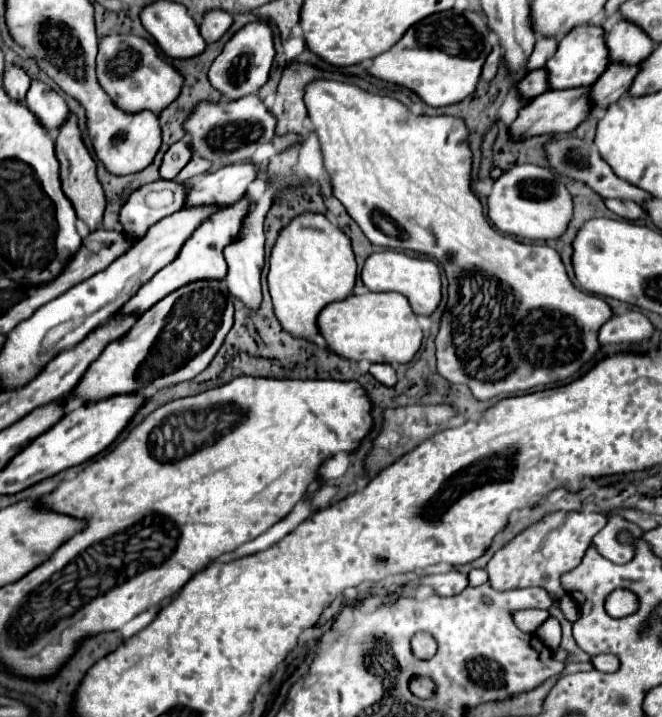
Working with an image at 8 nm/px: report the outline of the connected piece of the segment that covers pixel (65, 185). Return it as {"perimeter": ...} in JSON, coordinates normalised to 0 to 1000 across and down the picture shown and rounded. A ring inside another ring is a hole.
{"perimeter":[[[112,158],[103,160],[103,166],[91,174],[88,188],[85,188],[85,222],[91,227],[91,252],[94,252],[94,266],[100,269],[100,275],[109,280],[115,300],[142,322],[145,314],[154,308],[157,300],[157,289],[160,289],[160,278],[157,278],[157,266],[154,258],[145,247],[145,227],[136,219],[121,180],[118,180],[118,163]]]}

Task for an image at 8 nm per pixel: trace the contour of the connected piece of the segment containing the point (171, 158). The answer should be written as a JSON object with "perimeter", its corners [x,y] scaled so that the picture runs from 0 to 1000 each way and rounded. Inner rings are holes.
{"perimeter":[[[269,197],[263,199],[248,222],[245,222],[245,230],[242,230],[242,247],[245,250],[266,250],[266,244],[272,241],[272,236],[287,225],[290,213],[284,211],[284,202],[278,197]]]}

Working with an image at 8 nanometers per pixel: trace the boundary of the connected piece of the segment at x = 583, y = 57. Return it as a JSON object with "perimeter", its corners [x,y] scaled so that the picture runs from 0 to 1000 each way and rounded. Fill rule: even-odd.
{"perimeter":[[[879,35],[864,40],[846,60],[840,77],[825,88],[828,96],[828,113],[831,124],[861,124],[861,121],[879,121],[879,119],[897,119],[897,113],[909,105],[909,99],[918,93],[921,74],[912,54],[915,43],[903,35]]]}

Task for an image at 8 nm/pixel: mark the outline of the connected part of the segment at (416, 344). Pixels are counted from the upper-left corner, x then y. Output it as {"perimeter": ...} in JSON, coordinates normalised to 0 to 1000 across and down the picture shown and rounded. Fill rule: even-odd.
{"perimeter":[[[553,409],[529,411],[520,420],[505,420],[492,425],[480,439],[480,462],[492,473],[492,481],[514,498],[529,503],[559,503],[559,506],[616,506],[637,481],[637,459],[628,450],[625,434],[604,409]]]}

